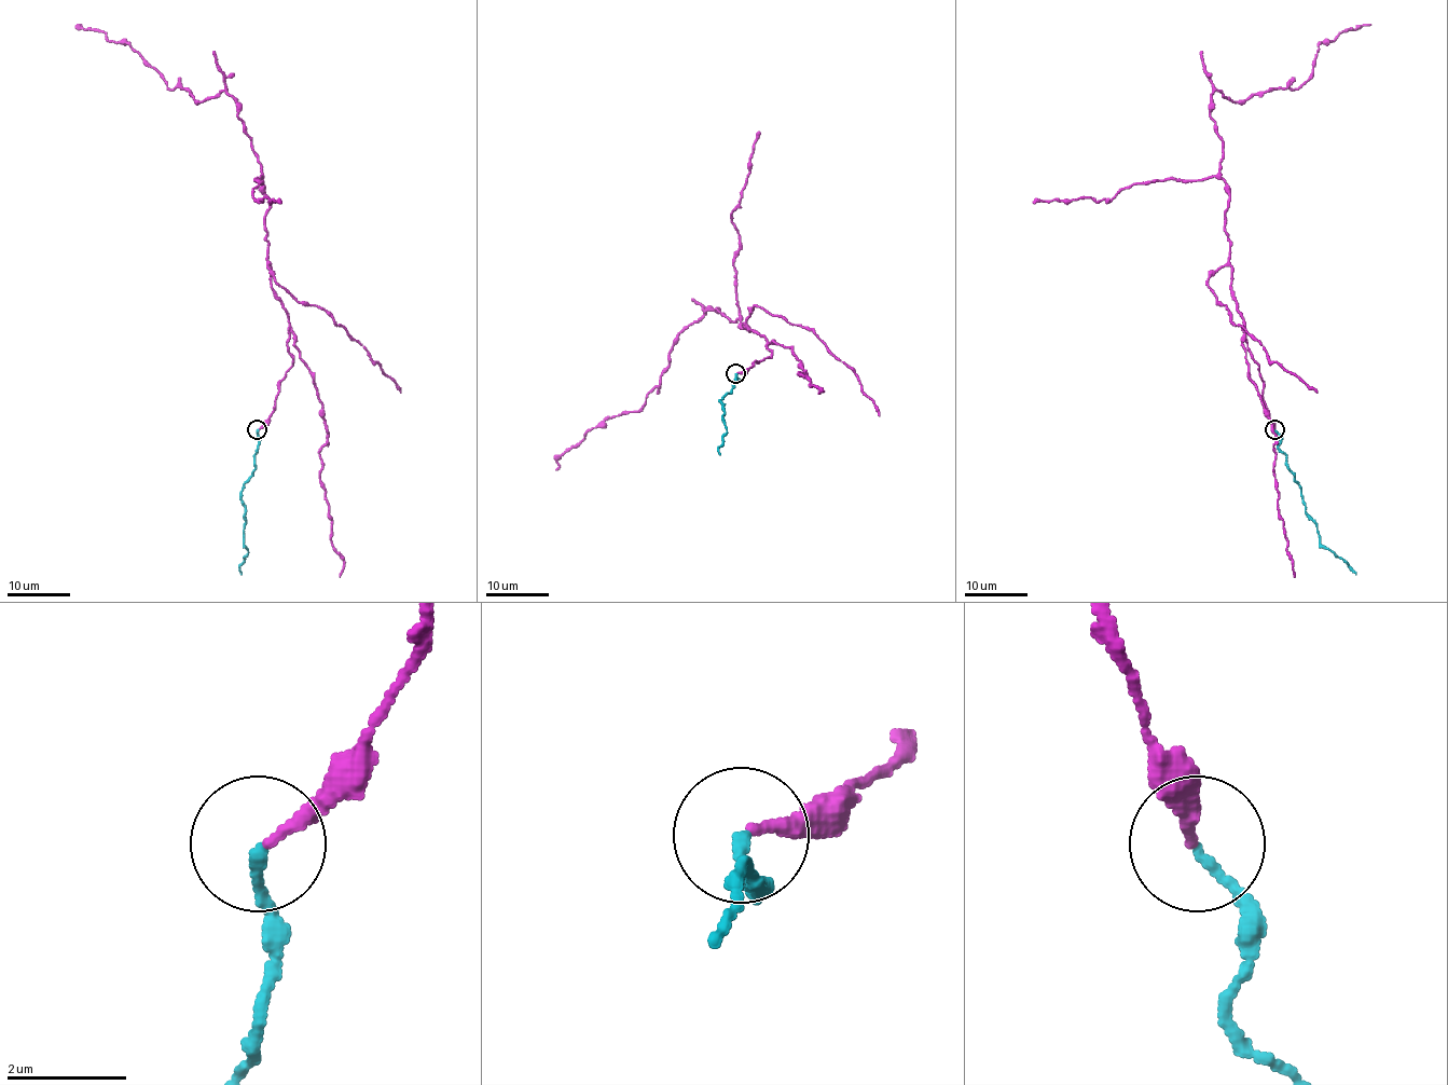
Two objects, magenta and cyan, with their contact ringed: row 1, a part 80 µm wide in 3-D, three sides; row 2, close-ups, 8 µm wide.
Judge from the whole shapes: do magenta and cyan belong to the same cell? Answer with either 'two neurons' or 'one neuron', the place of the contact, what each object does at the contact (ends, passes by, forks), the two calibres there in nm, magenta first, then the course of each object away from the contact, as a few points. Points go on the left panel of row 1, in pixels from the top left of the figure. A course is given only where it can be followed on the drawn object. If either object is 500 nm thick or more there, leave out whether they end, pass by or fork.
one neuron | (257, 429) | magenta ends | cyan ends | 220/160 nm | magenta via (258, 429), (292, 355), (267, 261), (269, 198), (237, 102), (169, 88), (126, 43), (78, 24) | cyan via (258, 429), (254, 468), (242, 489), (240, 500), (245, 512), (244, 541), (248, 552), (244, 558), (240, 575)

